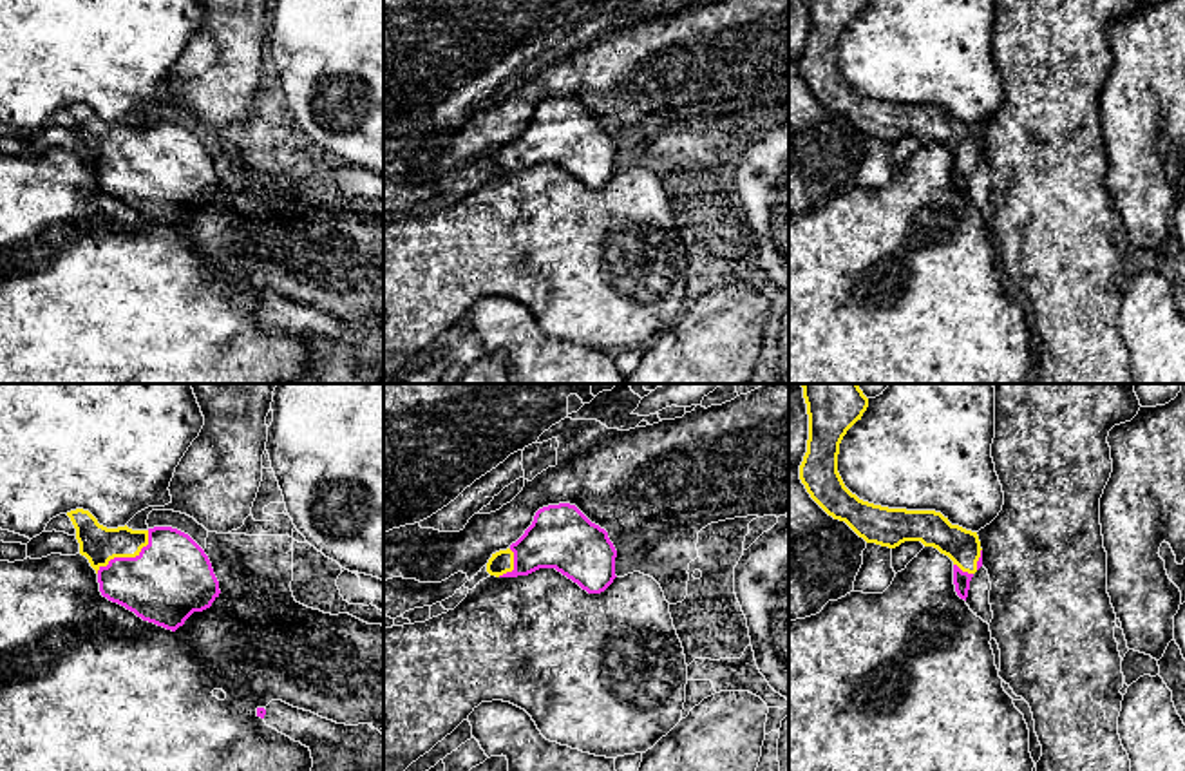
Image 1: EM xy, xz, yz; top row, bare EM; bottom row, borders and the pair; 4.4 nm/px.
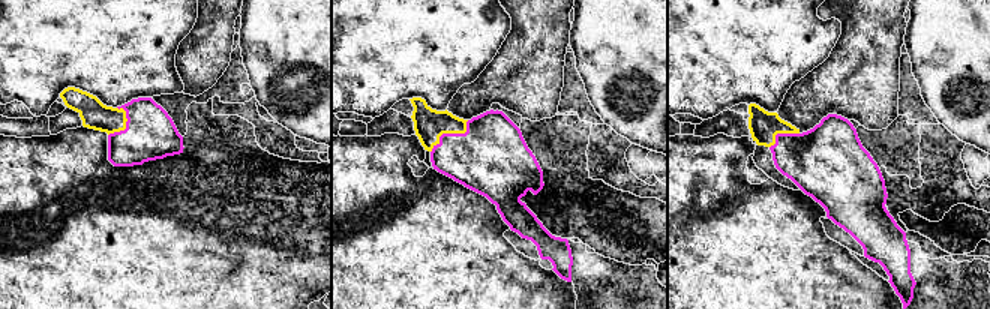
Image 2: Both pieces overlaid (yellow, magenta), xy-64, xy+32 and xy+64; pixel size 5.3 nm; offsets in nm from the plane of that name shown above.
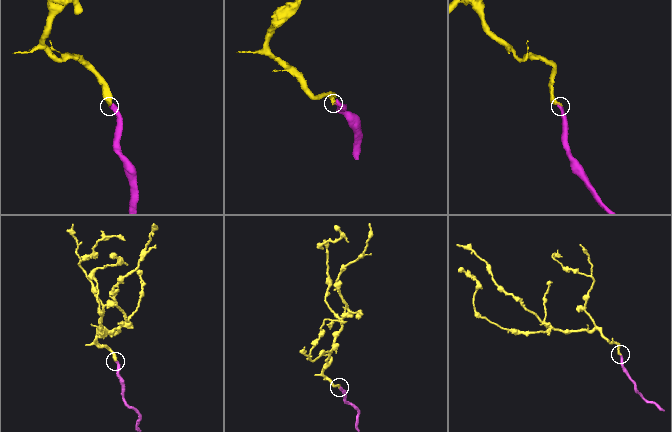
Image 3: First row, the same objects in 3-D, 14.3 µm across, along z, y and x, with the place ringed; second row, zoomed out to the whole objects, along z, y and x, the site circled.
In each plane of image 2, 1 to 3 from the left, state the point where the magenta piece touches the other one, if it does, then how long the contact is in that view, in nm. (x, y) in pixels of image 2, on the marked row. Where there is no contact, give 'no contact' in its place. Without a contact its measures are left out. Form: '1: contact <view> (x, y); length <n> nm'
1: contact xy-64 (125, 126); length 180 nm
2: contact xy+32 (450, 132); length 260 nm
3: contact xy+64 (780, 132); length 180 nm

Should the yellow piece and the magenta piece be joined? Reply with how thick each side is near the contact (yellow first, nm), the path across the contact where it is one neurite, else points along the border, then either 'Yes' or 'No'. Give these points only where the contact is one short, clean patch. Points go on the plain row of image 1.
Thickness 160 nm (yellow) against 360 nm. Path across: xy (98, 138), (111, 147), (127, 151), (142, 165), (172, 172). Yes

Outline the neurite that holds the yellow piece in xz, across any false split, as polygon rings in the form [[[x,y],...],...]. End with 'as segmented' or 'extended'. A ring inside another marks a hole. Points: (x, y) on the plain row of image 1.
[[[548,100],[507,145],[492,148],[487,167],[496,172],[528,170],[555,163],[588,188],[604,186],[615,170],[617,145],[608,127],[575,100]]]; extended

